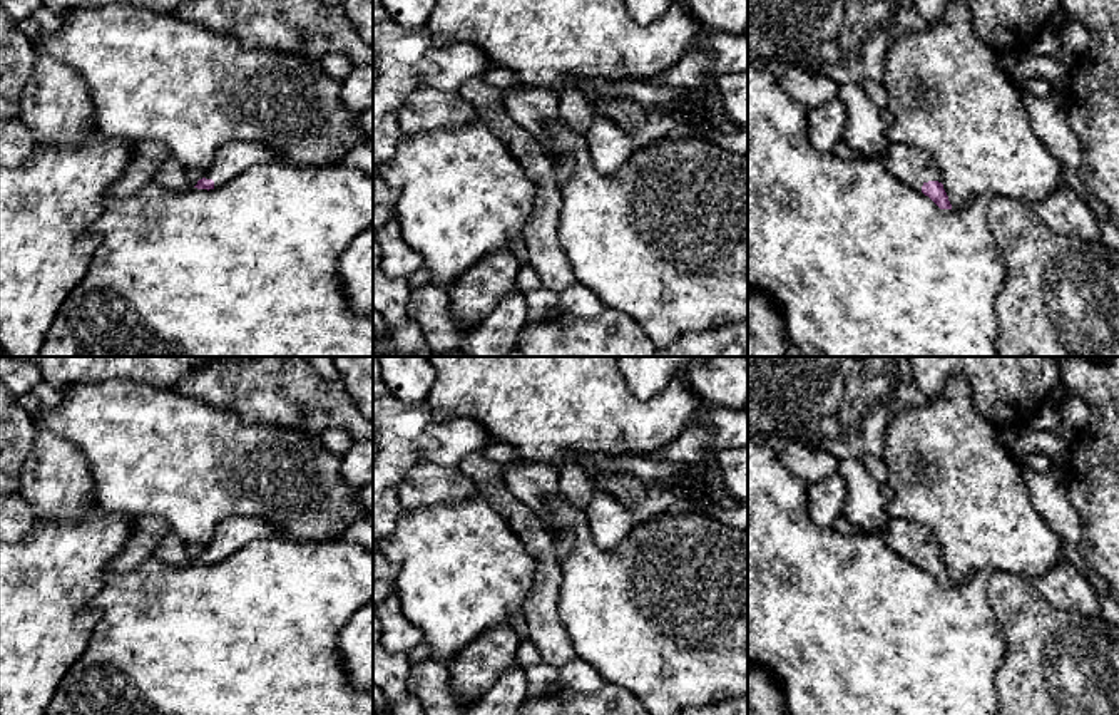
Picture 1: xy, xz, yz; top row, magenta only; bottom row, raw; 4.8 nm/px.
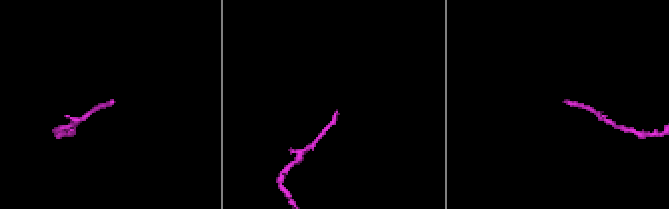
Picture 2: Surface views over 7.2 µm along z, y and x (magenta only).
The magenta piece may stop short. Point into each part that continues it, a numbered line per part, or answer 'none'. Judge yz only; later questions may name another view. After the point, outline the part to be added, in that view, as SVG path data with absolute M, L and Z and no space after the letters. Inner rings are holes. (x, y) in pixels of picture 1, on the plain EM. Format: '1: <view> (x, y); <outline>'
1: yz (914, 541); M888 519L883 538L895 553L917 566L922 566L928 556L940 558L938 543L932 531L920 522Z

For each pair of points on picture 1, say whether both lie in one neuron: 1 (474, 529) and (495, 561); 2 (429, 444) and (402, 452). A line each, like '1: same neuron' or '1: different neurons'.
1: same neuron
2: same neuron

